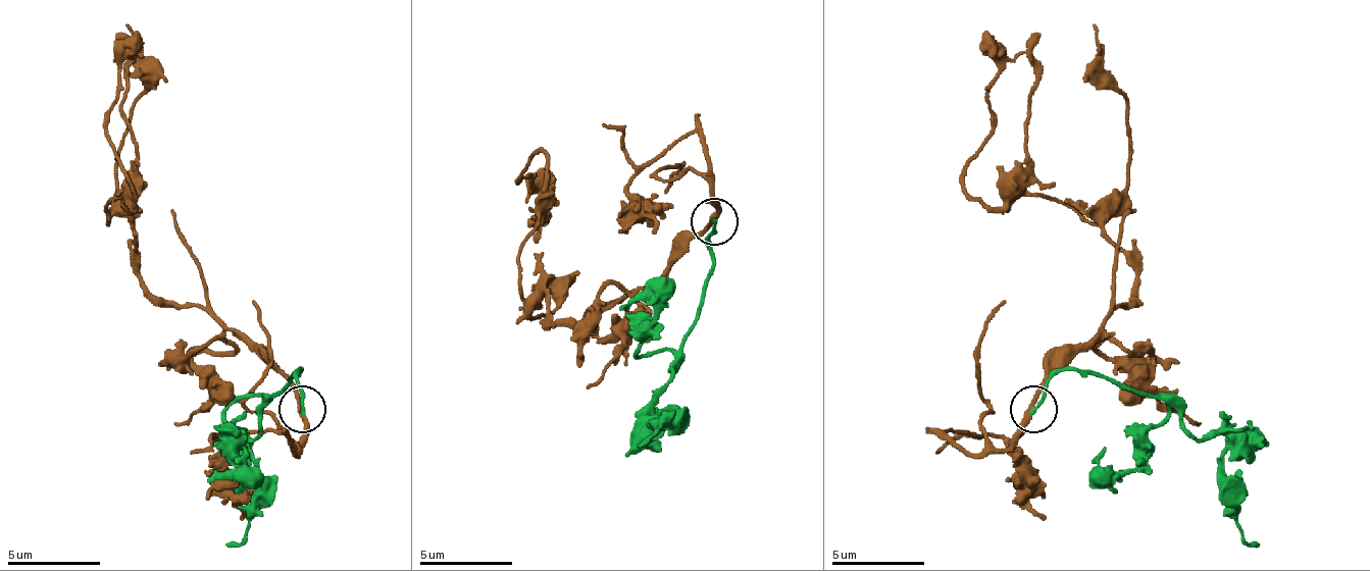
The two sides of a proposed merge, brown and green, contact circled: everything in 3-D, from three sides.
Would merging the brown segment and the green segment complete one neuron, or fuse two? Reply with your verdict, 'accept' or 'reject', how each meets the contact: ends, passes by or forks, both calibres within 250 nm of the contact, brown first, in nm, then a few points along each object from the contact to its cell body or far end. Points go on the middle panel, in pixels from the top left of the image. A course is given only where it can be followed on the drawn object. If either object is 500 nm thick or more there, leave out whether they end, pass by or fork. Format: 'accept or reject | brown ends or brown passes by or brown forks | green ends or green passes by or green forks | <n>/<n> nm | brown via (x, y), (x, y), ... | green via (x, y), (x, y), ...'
accept | brown passes by | green ends | 260/200 nm | brown via (715, 218), (655, 282), (553, 324), (548, 297), (524, 297), (520, 278), (544, 153), (520, 180), (548, 171) | green via (715, 222), (711, 278), (655, 408), (669, 413), (655, 431), (637, 446)

